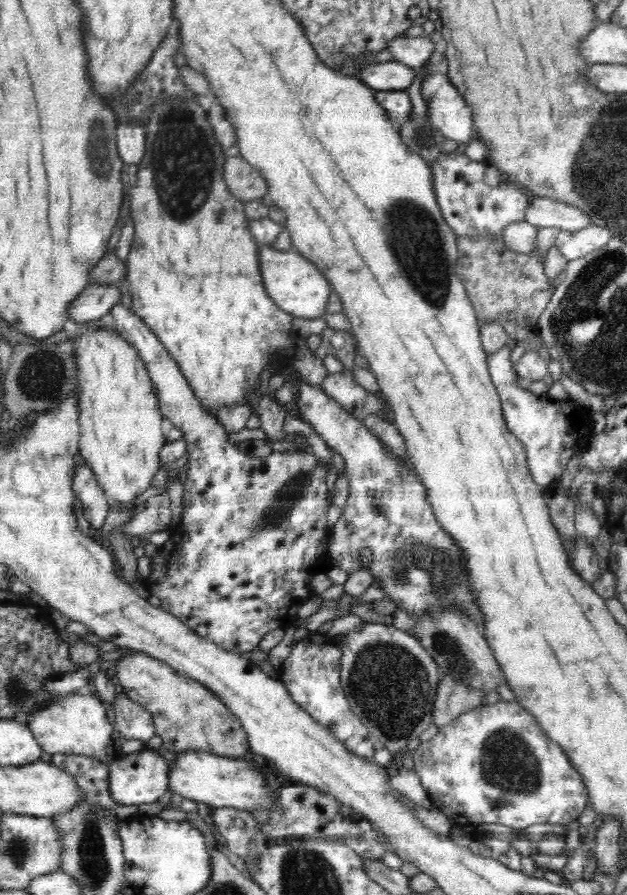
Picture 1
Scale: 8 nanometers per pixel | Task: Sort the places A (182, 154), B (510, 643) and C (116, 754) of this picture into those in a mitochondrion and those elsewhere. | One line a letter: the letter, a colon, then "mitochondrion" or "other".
A: mitochondrion
B: other
C: other

